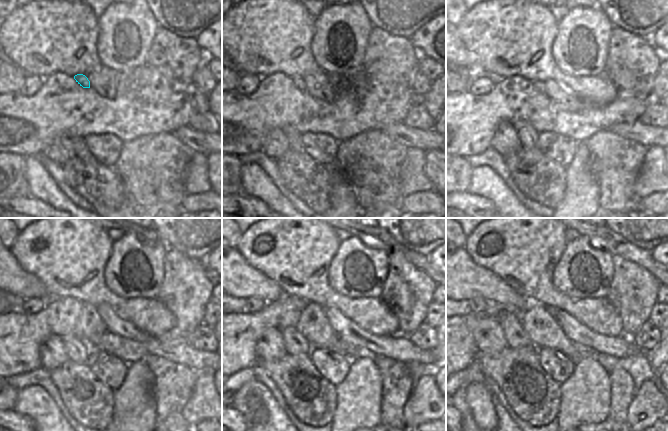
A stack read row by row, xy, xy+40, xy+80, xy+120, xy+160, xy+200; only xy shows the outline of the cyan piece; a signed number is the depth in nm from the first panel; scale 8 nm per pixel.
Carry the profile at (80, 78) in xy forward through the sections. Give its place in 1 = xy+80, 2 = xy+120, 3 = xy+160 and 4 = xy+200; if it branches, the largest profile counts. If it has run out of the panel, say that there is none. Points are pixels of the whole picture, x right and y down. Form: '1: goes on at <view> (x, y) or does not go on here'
1: goes on at xy+80 (538, 86)
2: goes on at xy+120 (90, 328)
3: goes on at xy+160 (313, 324)
4: goes on at xy+200 (541, 327)

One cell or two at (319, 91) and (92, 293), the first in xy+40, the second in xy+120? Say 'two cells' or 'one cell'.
two cells

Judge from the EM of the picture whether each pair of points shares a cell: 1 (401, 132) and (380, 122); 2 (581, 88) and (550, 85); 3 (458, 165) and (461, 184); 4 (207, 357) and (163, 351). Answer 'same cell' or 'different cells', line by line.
1: different cells
2: different cells
3: same cell
4: same cell

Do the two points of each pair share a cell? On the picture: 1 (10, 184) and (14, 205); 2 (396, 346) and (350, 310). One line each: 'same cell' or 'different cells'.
1: different cells
2: different cells

